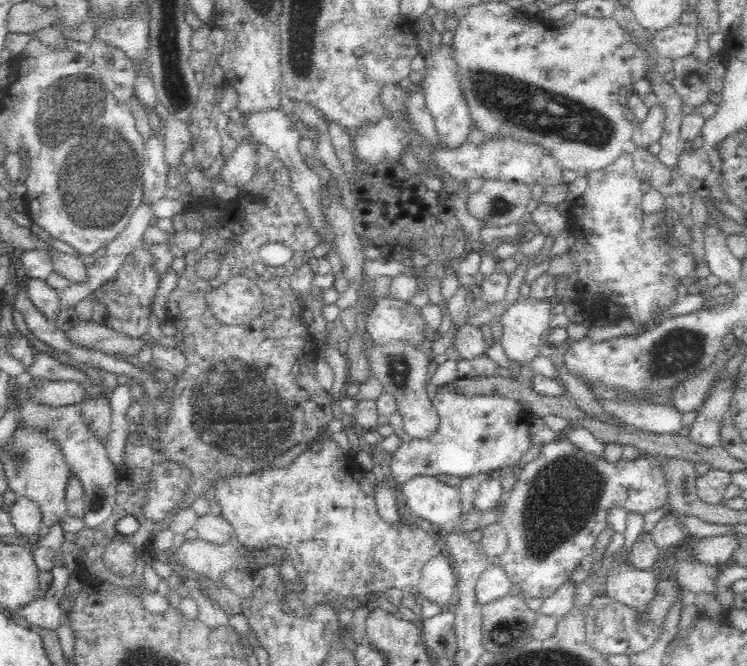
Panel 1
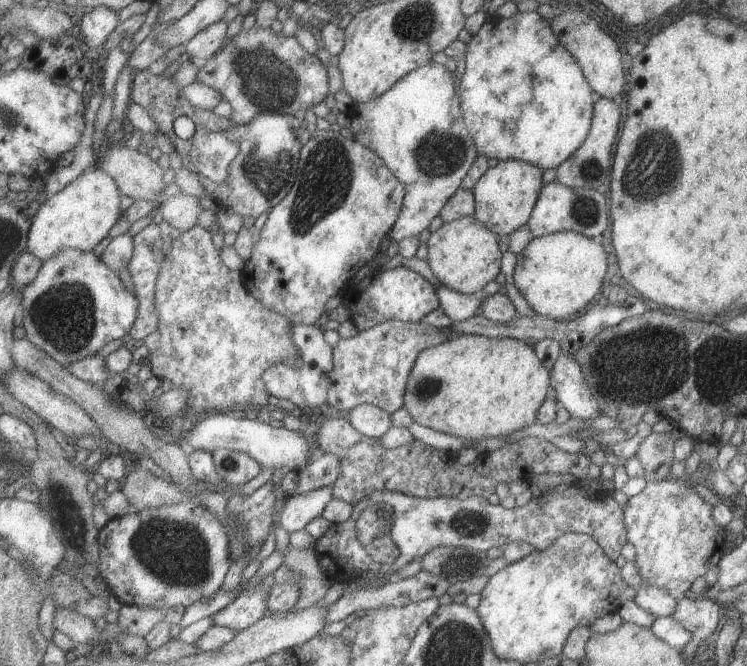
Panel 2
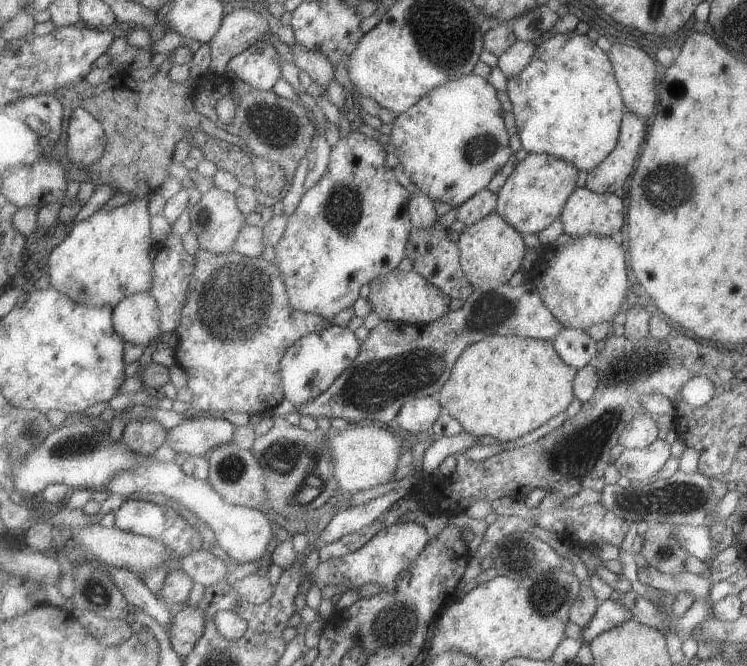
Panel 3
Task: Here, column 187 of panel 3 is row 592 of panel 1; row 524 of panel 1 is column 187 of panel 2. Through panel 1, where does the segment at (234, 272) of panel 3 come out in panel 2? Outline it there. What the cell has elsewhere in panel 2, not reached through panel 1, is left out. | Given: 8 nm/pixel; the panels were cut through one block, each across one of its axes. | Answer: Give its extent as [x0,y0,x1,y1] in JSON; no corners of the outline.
[143,225,304,416]

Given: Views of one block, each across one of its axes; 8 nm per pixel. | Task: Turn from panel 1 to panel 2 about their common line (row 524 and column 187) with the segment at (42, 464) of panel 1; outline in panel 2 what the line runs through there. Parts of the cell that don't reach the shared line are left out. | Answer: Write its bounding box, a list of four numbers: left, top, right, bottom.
[185,20,228,63]

